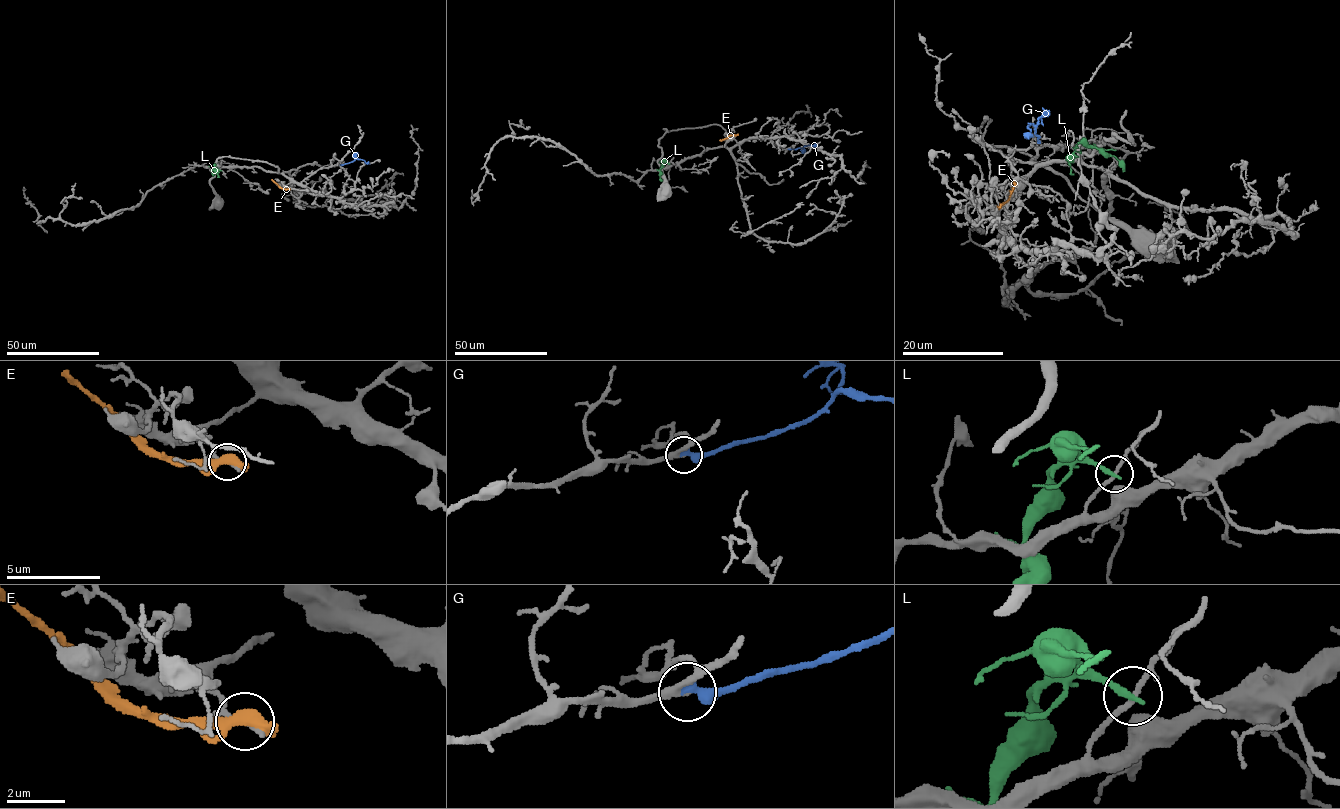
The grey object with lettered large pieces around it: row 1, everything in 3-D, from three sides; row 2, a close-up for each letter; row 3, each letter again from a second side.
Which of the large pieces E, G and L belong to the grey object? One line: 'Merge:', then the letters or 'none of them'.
Merge: G

